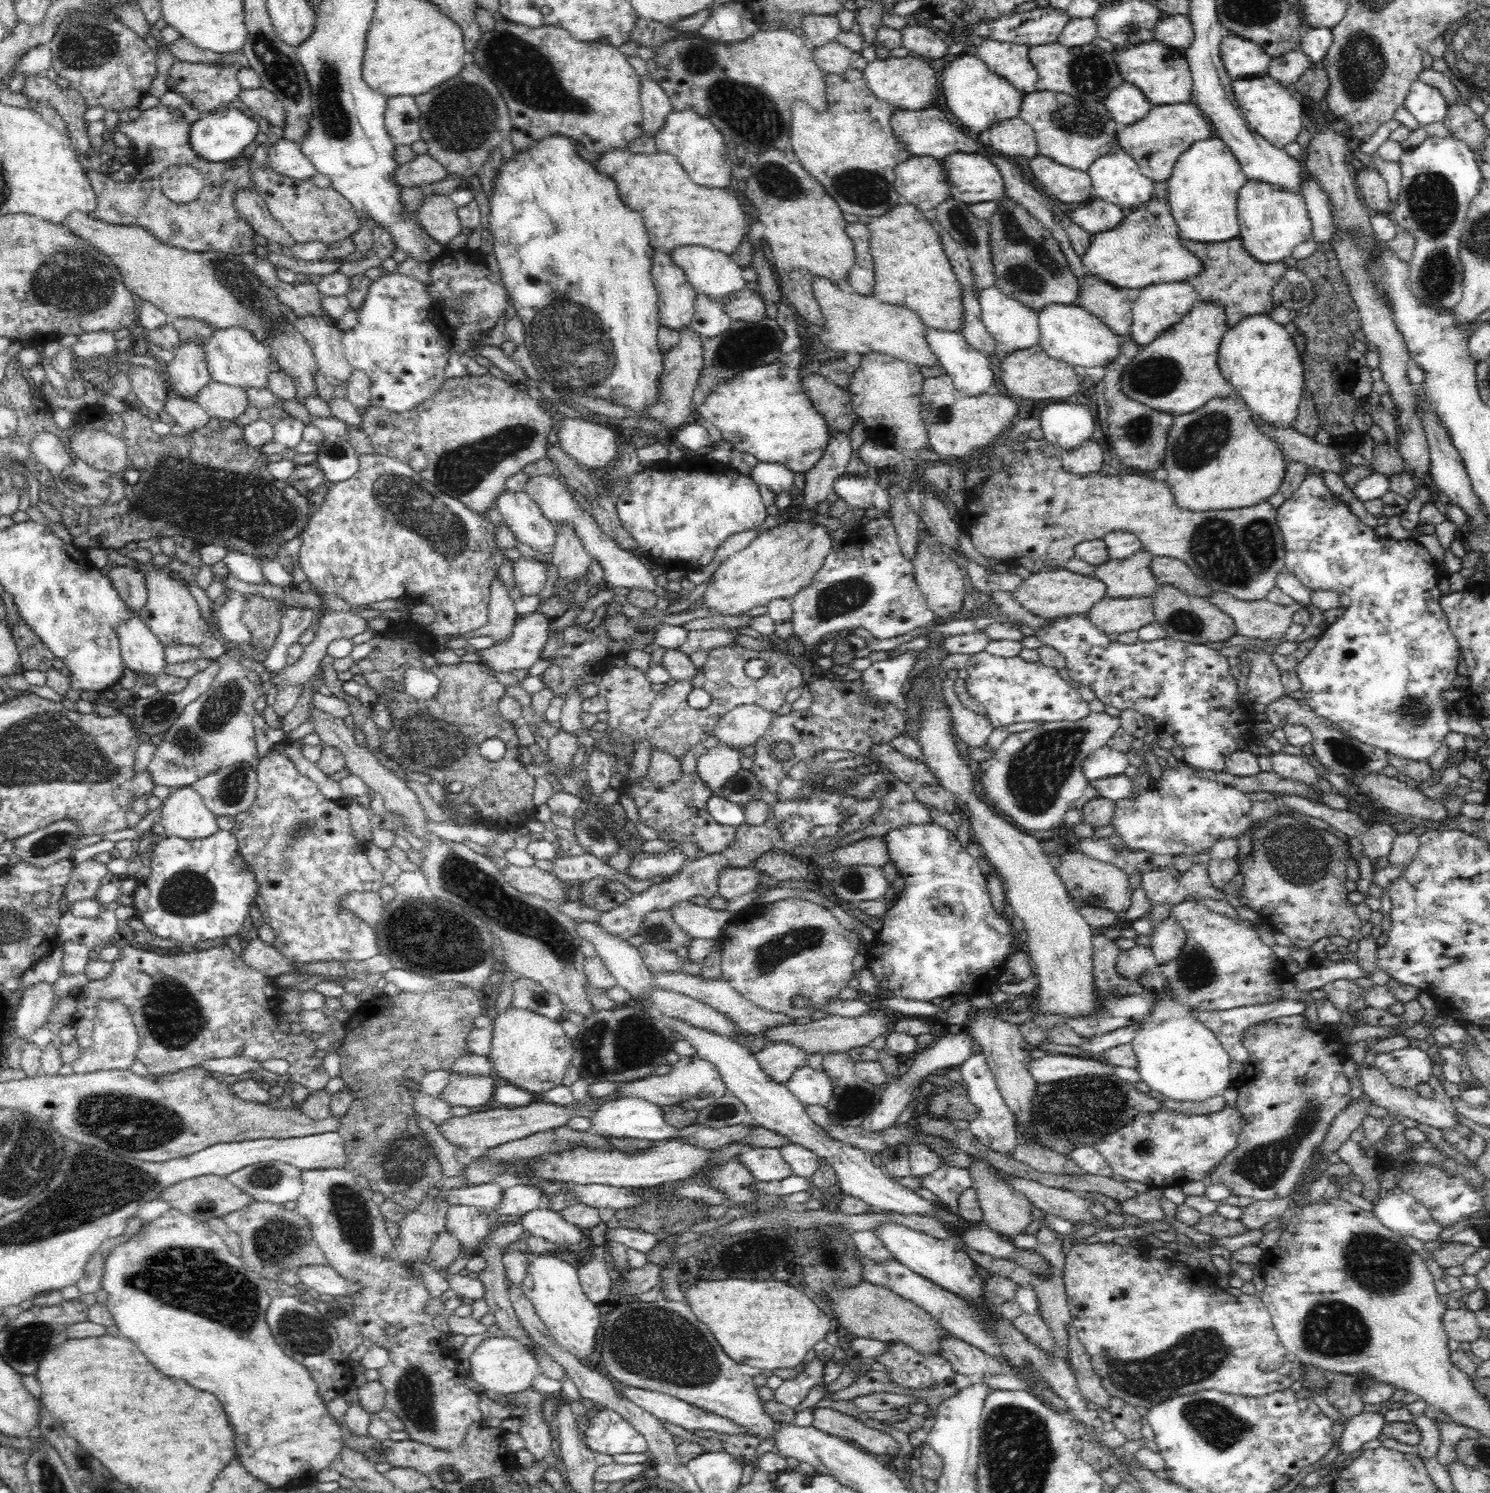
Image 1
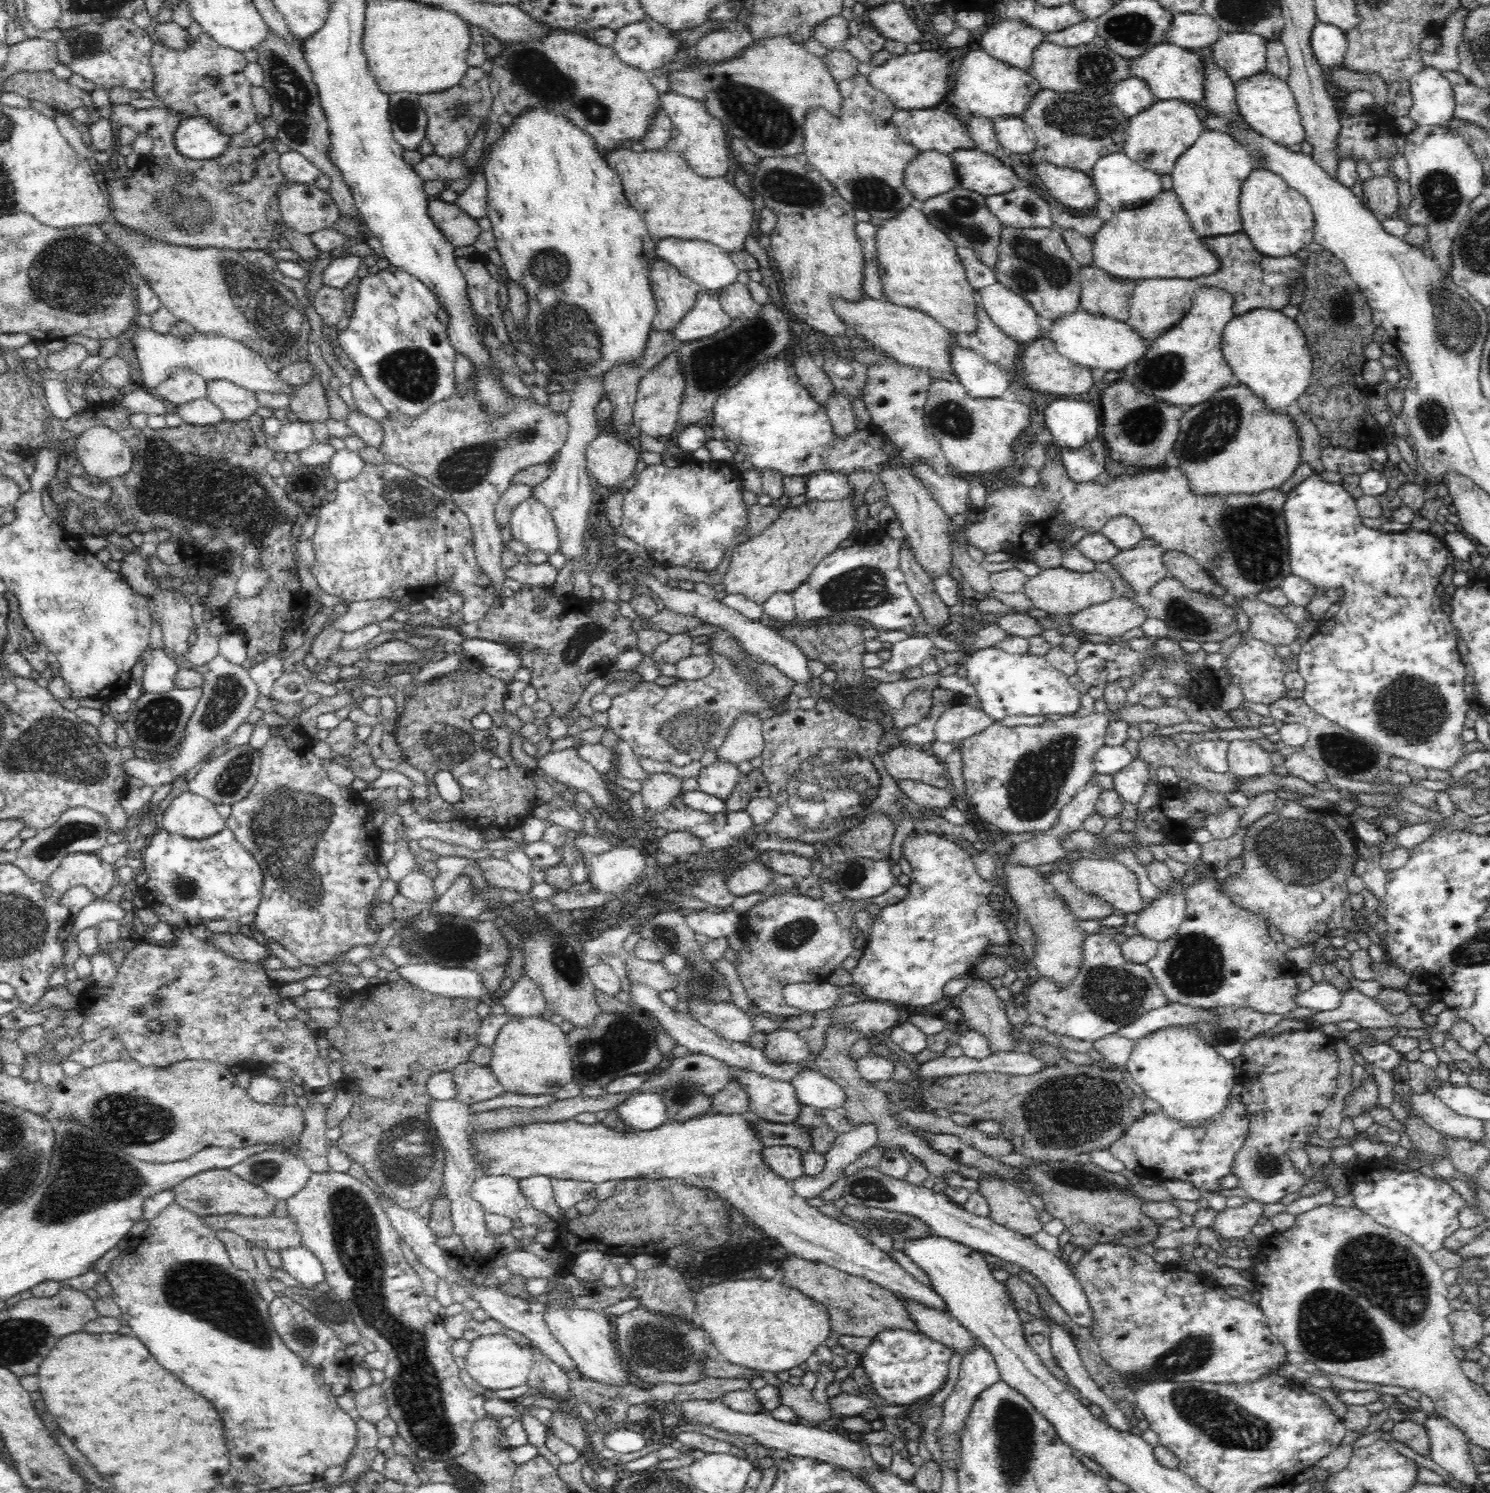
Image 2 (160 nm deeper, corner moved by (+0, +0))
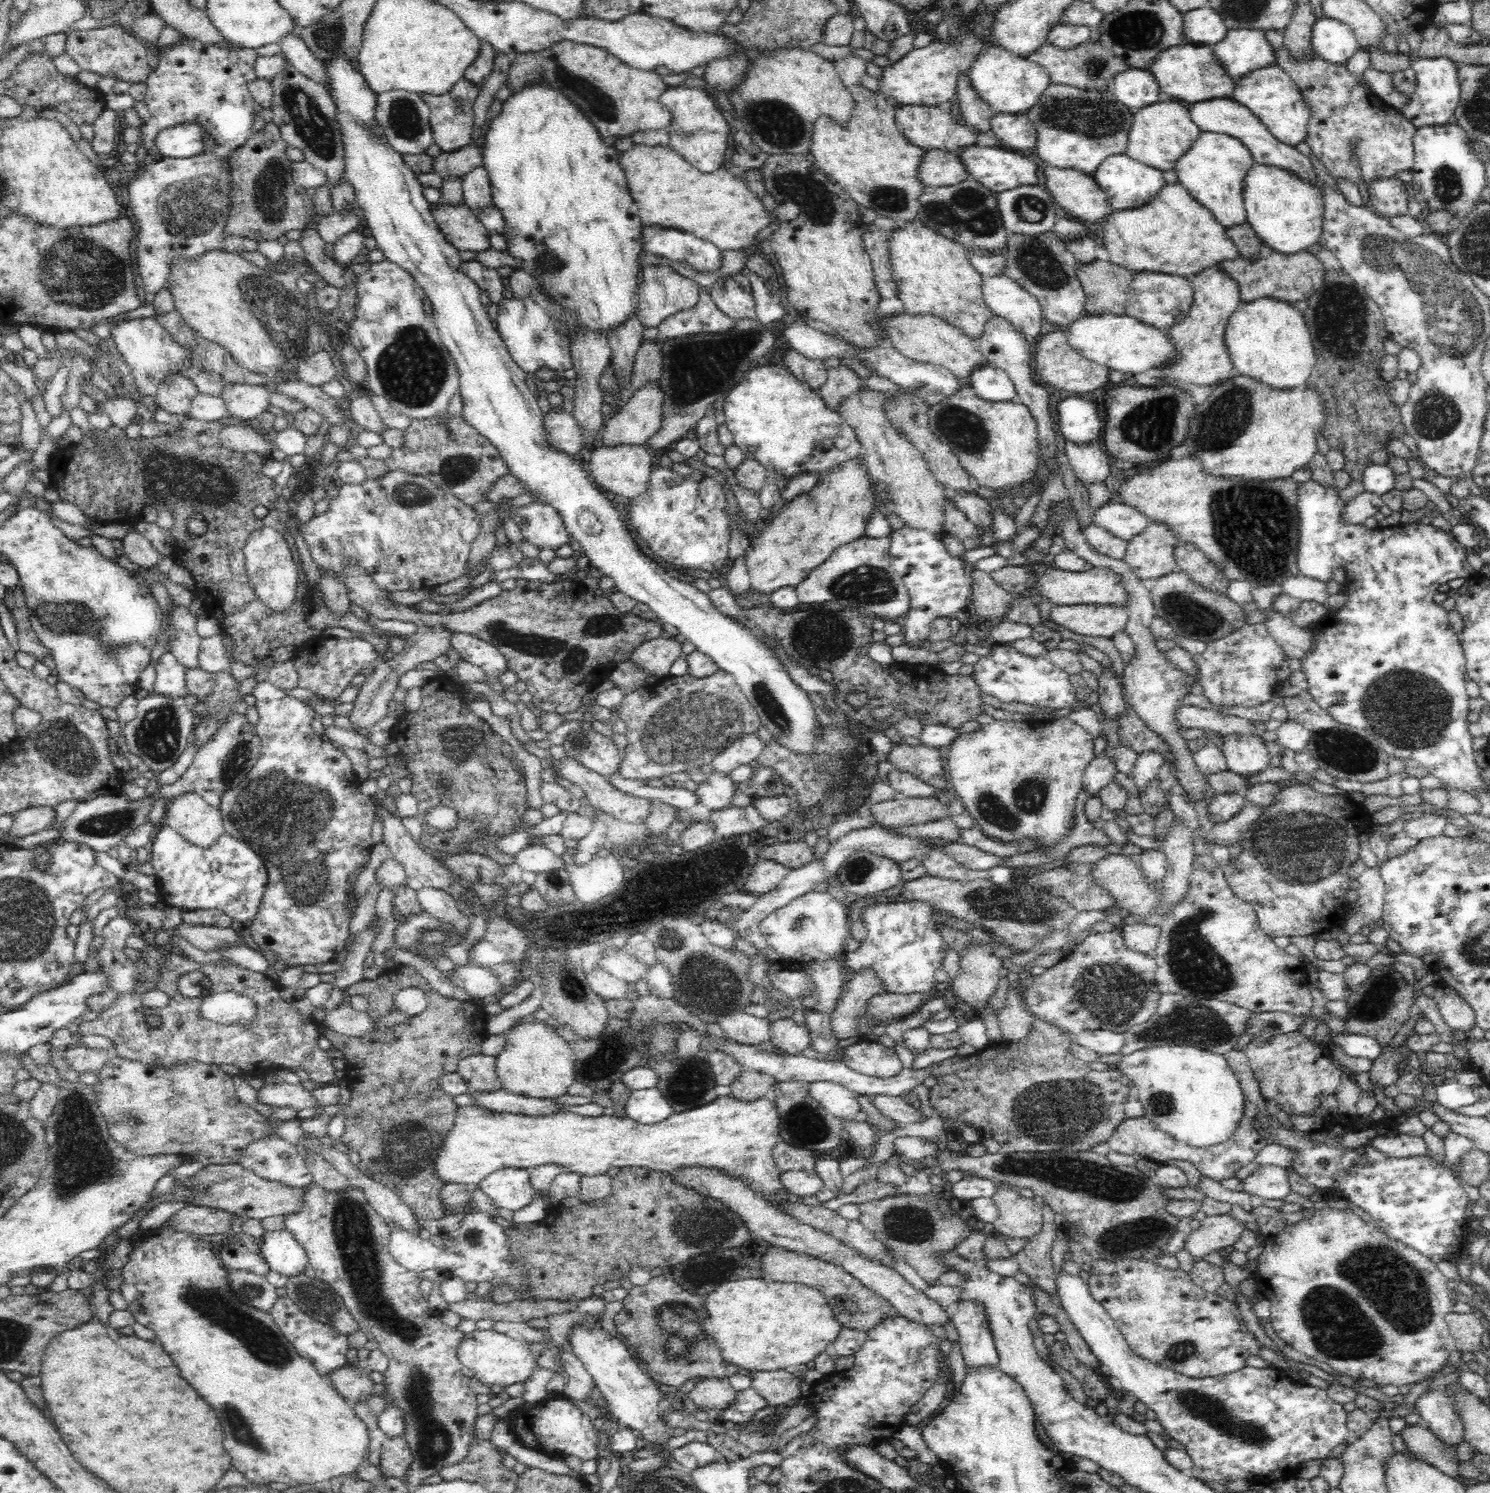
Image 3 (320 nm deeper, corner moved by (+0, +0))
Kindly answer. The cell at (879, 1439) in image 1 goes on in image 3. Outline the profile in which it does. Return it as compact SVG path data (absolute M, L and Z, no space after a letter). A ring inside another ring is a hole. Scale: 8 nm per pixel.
M791 1370L751 1371L751 1387L767 1402L777 1408L787 1402L802 1398L800 1384Z

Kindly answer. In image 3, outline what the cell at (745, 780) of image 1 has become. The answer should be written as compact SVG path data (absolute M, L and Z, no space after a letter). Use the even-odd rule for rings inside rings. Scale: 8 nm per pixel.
M759 765L753 770L747 781L736 786L731 806L751 806L758 798L784 795L784 790L786 790L786 785L782 783L776 771L770 767Z

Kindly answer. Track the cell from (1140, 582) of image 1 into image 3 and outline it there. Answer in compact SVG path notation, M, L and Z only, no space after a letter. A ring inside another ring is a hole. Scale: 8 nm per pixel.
M1152 524L1128 541L1124 562L1140 579L1158 578L1178 571L1173 554L1180 542L1168 525Z

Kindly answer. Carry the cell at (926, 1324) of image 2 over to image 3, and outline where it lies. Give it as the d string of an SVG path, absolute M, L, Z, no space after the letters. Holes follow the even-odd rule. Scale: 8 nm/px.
M712 1169L676 1170L676 1174L672 1176L676 1179L676 1183L700 1192L703 1197L720 1200L732 1215L738 1214L738 1217L746 1224L753 1237L760 1238L770 1245L782 1247L798 1254L808 1254L814 1258L841 1266L848 1271L848 1274L859 1279L869 1290L884 1298L888 1305L892 1305L896 1309L898 1315L922 1323L935 1332L943 1332L943 1325L950 1319L946 1309L930 1300L926 1294L913 1288L910 1282L907 1282L896 1269L868 1259L868 1257L865 1257L855 1248L844 1244L838 1238L834 1238L830 1234L808 1224L800 1223L789 1213L781 1213L781 1210L777 1210L776 1206L770 1206L764 1198L761 1198L760 1194L753 1193L740 1178L730 1178L728 1174L714 1172Z

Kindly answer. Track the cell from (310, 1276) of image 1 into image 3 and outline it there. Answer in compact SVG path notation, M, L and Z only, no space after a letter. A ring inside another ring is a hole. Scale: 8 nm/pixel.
M287 1229L266 1232L259 1248L271 1270L276 1270L284 1276L304 1273L304 1268L309 1263L305 1248L296 1242Z

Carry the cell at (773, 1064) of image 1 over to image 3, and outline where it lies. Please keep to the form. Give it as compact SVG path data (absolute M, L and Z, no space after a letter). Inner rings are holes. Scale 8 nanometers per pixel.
M783 1016L771 1022L770 1041L776 1052L784 1050L789 1055L809 1052L811 1038L805 1026L798 1025L792 1017Z

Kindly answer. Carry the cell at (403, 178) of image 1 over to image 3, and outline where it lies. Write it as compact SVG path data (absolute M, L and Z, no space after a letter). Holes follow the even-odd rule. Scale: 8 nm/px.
M472 141L457 151L440 153L434 157L432 167L434 167L434 172L437 172L440 177L458 176L462 178L474 168L482 166L482 158L482 147Z

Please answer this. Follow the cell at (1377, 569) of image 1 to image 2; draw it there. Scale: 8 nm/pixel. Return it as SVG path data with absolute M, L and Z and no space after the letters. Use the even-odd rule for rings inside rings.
M1312 475L1306 480L1298 483L1288 494L1287 498L1284 502L1284 520L1287 524L1287 533L1288 533L1288 542L1289 542L1289 553L1290 553L1290 567L1292 567L1292 574L1300 576L1300 578L1304 578L1304 580L1312 583L1314 586L1318 586L1318 588L1322 588L1322 586L1326 586L1326 588L1338 588L1338 586L1342 586L1344 590L1346 590L1346 610L1339 610L1333 617L1330 622L1326 622L1324 625L1319 625L1315 632L1311 635L1311 637L1302 642L1301 651L1297 657L1298 664L1298 672L1304 678L1305 681L1305 690L1303 700L1310 706L1317 714L1320 714L1321 717L1326 718L1328 721L1334 722L1337 726L1344 728L1345 731L1349 731L1351 734L1354 734L1357 738L1362 738L1365 742L1370 742L1376 749L1384 752L1384 754L1389 755L1391 758L1400 758L1411 761L1412 763L1416 763L1428 768L1434 768L1436 770L1447 770L1453 766L1456 766L1460 762L1460 758L1467 754L1465 752L1465 741L1463 738L1463 731L1465 730L1464 722L1466 718L1466 712L1471 708L1473 701L1469 701L1466 697L1466 692L1464 692L1464 687L1466 684L1464 683L1464 679L1467 676L1467 671L1465 668L1465 664L1458 653L1458 636L1456 636L1456 630L1451 621L1451 616L1446 615L1442 611L1442 601L1436 596L1436 586L1440 584L1440 578L1442 578L1442 574L1444 574L1444 570L1446 570L1446 566L1454 566L1454 555L1450 552L1450 549L1446 546L1444 542L1444 538L1438 537L1434 533L1429 531L1418 531L1409 528L1406 531L1400 531L1396 533L1388 533L1388 532L1380 532L1378 529L1372 529L1368 526L1365 526L1360 521L1360 515L1357 511L1356 499L1352 498L1352 495L1346 492L1346 489L1341 485L1341 483L1332 483L1326 480L1323 480L1320 475Z

